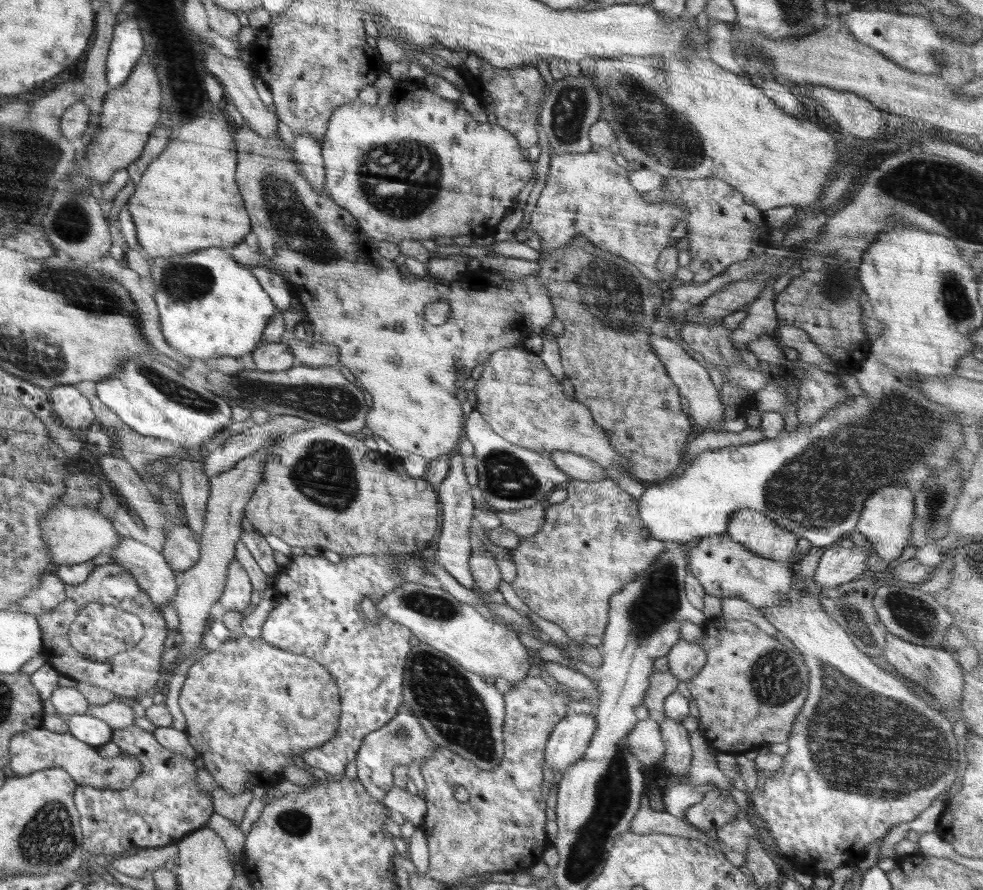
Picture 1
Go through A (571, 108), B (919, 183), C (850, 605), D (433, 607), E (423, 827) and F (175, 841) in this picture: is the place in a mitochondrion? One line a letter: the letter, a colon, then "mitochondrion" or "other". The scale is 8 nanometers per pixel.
A: mitochondrion
B: mitochondrion
C: other
D: mitochondrion
E: other
F: other

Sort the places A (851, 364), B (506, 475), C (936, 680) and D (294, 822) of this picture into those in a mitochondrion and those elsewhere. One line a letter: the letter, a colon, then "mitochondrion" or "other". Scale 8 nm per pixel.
A: other
B: mitochondrion
C: mitochondrion
D: mitochondrion

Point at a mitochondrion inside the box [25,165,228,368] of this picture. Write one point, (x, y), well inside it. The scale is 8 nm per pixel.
(181, 284)

